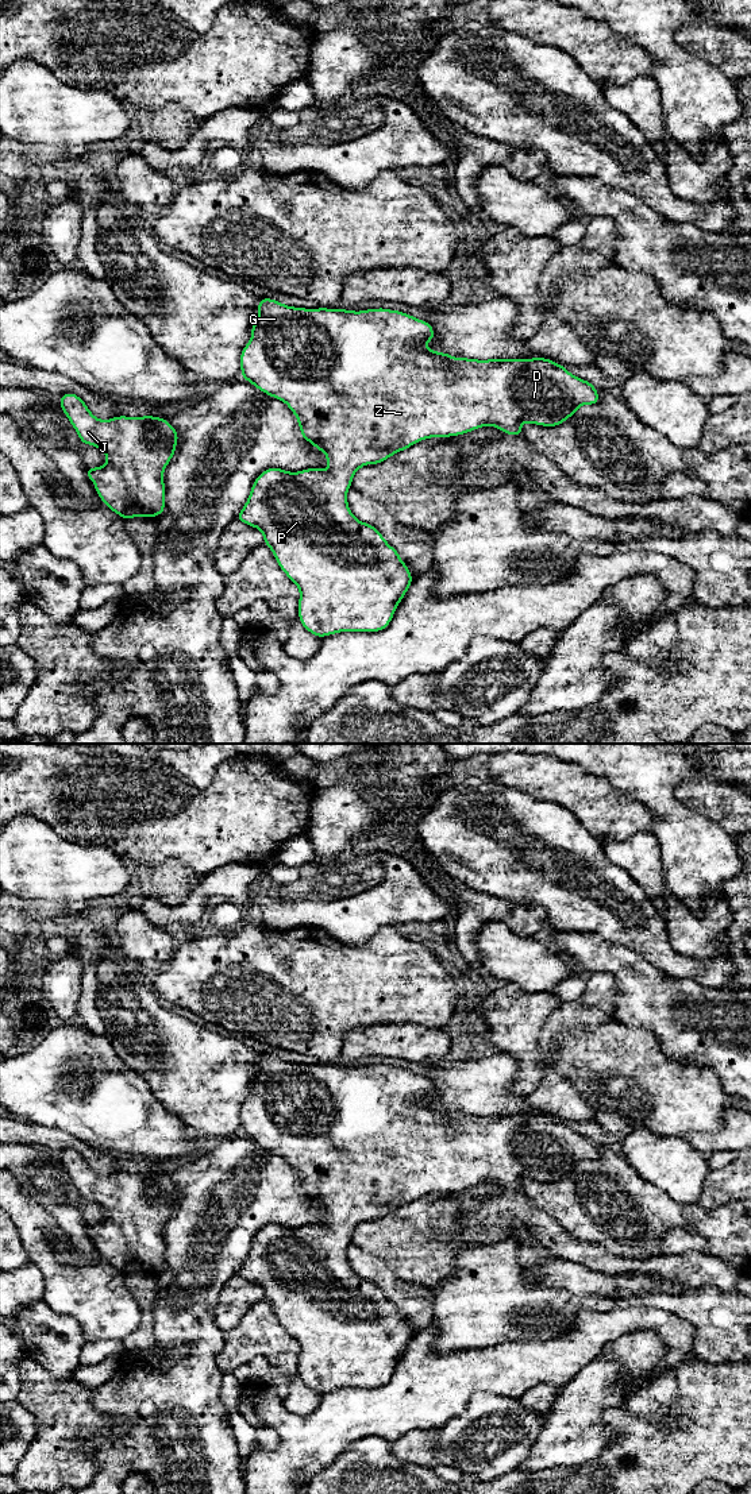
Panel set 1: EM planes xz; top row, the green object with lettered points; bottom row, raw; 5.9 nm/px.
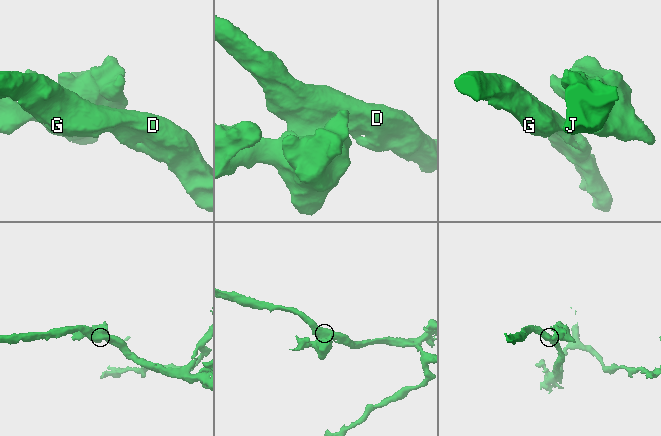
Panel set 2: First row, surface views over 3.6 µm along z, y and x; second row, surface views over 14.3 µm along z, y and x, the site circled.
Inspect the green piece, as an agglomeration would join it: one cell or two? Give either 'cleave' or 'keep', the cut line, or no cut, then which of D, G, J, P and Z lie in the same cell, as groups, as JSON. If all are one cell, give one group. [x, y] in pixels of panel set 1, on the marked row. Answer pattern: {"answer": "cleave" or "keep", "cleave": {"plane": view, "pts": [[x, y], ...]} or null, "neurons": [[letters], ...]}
{"answer": "keep", "cleave": null, "neurons": [["D", "G", "J", "P", "Z"]]}

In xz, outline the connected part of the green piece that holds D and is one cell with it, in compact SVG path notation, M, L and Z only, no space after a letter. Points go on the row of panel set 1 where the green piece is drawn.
M261 298L258 301L258 309L258 317L251 328L251 340L240 352L242 378L253 383L258 390L273 398L281 399L289 406L299 421L301 437L312 443L316 449L326 453L330 471L327 472L324 468L317 467L307 468L300 472L289 472L277 467L267 468L257 476L249 499L235 520L242 521L249 526L258 528L263 533L263 543L273 551L280 568L300 590L299 618L301 625L319 638L339 632L371 633L386 629L398 603L413 580L407 564L400 559L398 552L386 543L376 526L357 520L348 509L347 490L351 487L354 474L362 466L378 464L421 440L465 435L480 426L497 426L505 435L523 436L523 422L532 422L542 426L556 426L575 414L581 405L596 405L600 399L597 389L590 382L574 377L565 368L565 366L547 358L478 360L455 356L451 359L450 352L440 354L428 350L424 344L435 339L431 324L400 310L389 310L385 308L361 312L327 308L305 309L288 306L273 298Z

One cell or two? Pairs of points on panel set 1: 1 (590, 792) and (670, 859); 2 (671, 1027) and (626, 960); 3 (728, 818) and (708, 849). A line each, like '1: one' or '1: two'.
1: two
2: one
3: two

